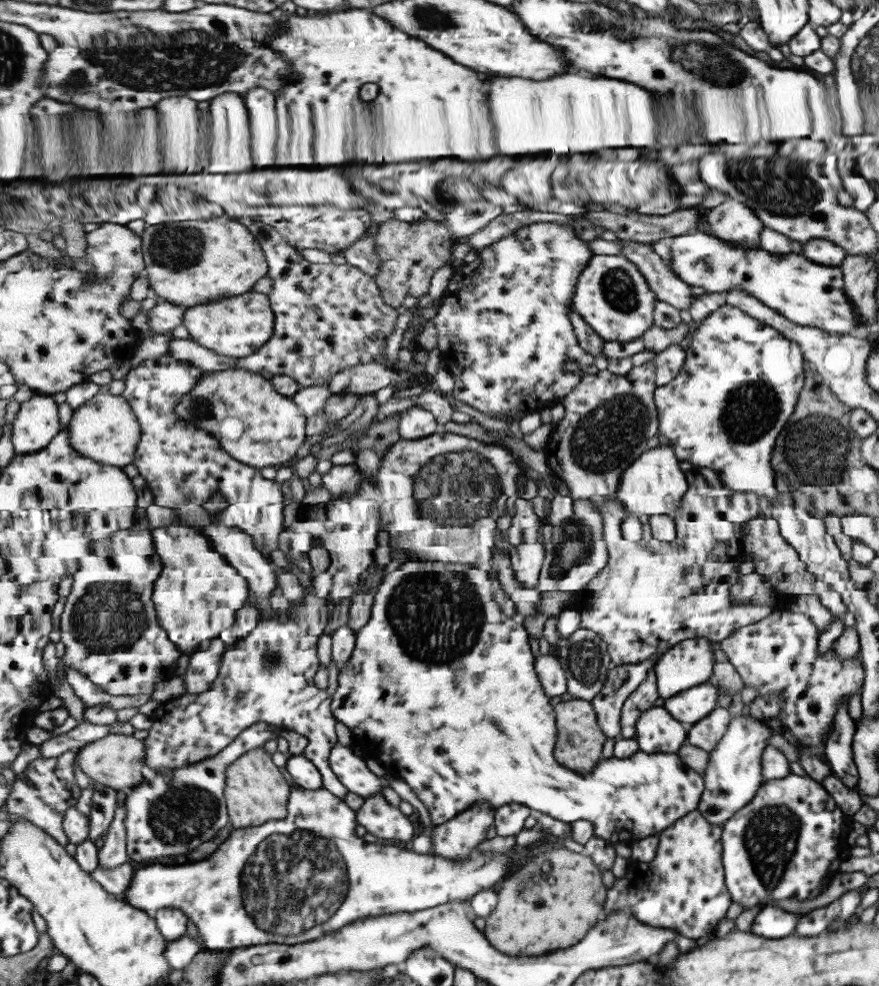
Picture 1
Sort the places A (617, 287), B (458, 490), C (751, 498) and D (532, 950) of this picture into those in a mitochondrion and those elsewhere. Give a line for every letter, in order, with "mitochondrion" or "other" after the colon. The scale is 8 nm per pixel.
A: mitochondrion
B: mitochondrion
C: other
D: other

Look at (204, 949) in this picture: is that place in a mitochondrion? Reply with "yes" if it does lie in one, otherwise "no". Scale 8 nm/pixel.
no

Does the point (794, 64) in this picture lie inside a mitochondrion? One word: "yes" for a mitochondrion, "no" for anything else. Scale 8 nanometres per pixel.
no

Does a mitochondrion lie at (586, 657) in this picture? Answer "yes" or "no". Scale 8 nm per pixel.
yes

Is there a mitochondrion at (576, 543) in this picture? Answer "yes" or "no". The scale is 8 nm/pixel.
yes

